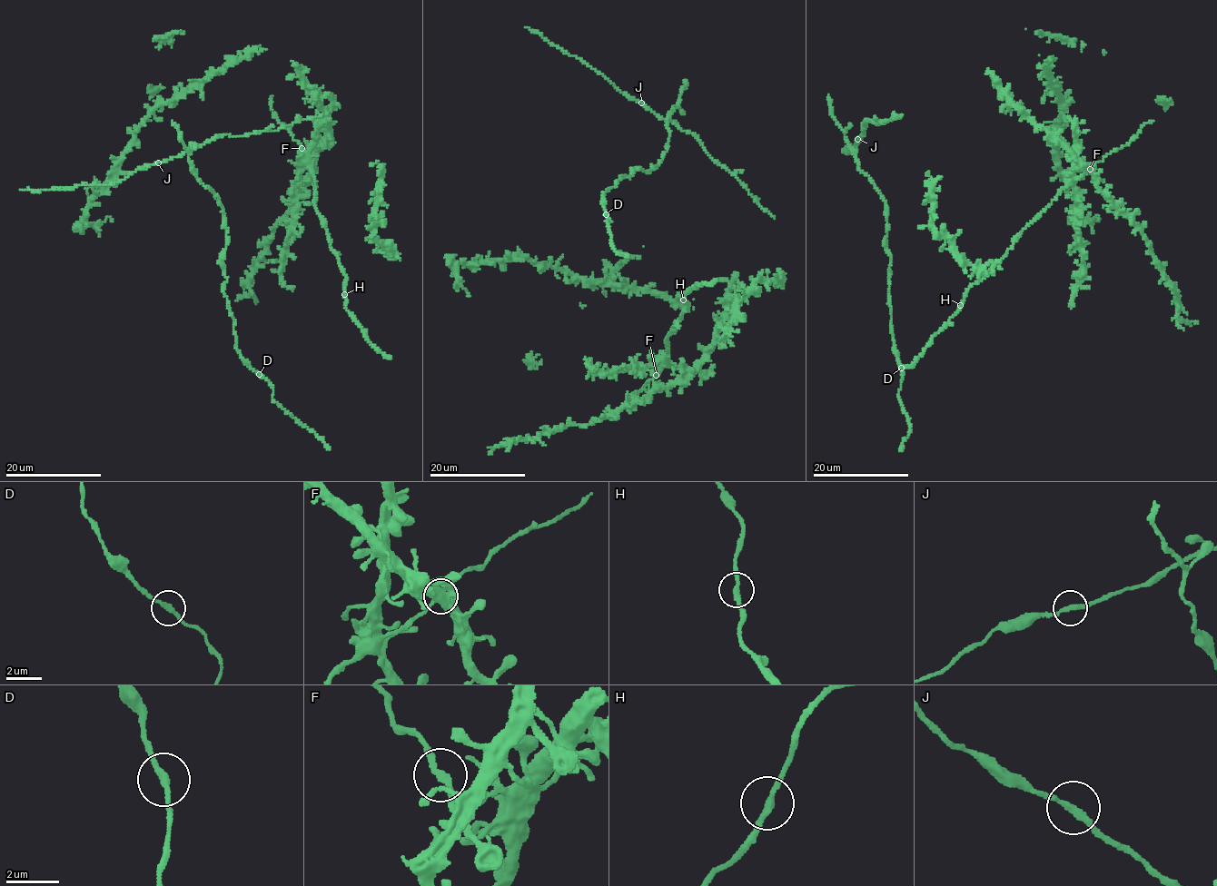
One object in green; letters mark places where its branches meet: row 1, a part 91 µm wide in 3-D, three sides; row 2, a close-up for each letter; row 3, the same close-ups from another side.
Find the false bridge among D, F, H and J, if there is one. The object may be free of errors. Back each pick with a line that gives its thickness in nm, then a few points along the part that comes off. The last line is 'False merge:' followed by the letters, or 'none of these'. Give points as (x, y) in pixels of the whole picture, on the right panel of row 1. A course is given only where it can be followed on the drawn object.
False merge: none of these

